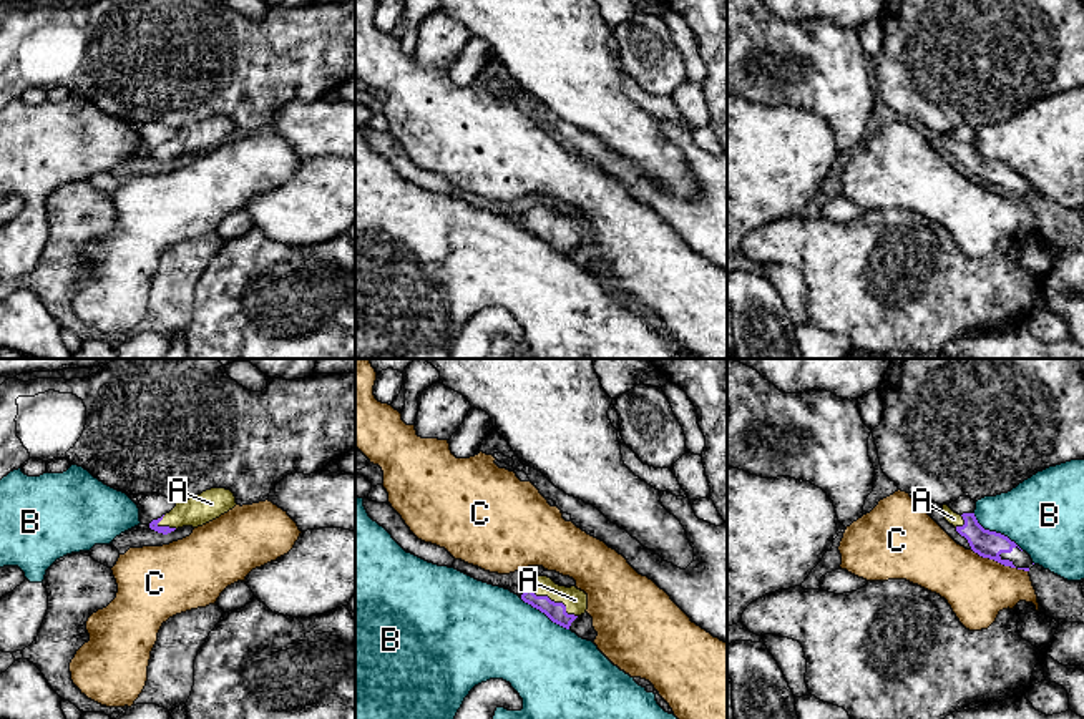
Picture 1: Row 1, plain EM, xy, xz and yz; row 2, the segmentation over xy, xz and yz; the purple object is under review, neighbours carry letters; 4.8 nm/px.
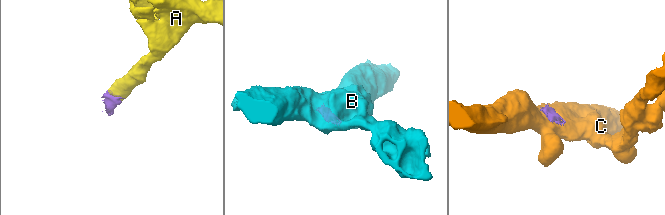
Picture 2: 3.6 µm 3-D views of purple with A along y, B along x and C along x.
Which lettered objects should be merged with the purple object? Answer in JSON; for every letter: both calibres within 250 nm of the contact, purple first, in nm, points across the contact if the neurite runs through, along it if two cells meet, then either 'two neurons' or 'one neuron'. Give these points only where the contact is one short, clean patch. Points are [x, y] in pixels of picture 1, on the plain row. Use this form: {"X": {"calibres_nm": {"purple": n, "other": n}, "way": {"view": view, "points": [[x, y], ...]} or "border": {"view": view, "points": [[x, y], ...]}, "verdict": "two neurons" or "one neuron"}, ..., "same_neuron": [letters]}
{"A": {"calibres_nm": {"purple": 100, "other": 120}, "way": {"view": "xz", "points": [[556, 239], [553, 229], [575, 228]]}, "verdict": "one neuron"}, "B": {"calibres_nm": {"purple": 130, "other": 380}, "border": {"view": "yz", "points": [[973, 141], [985, 156], [1006, 163], [1023, 178]]}, "verdict": "two neurons"}, "C": {"calibres_nm": {"purple": 130, "other": 320}, "border": {"view": "yz", "points": [[971, 176], [983, 185], [1028, 200]]}, "verdict": "two neurons"}, "same_neuron": ["A"]}

